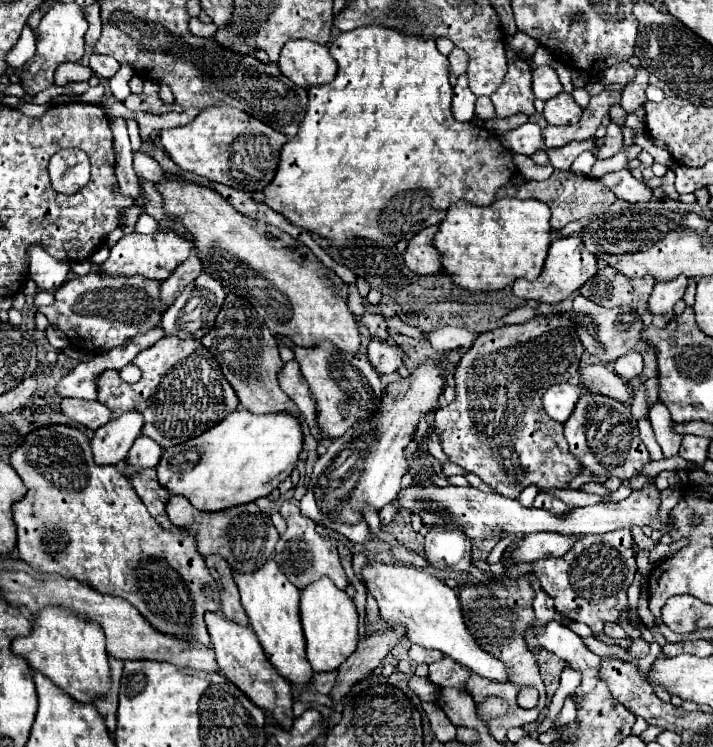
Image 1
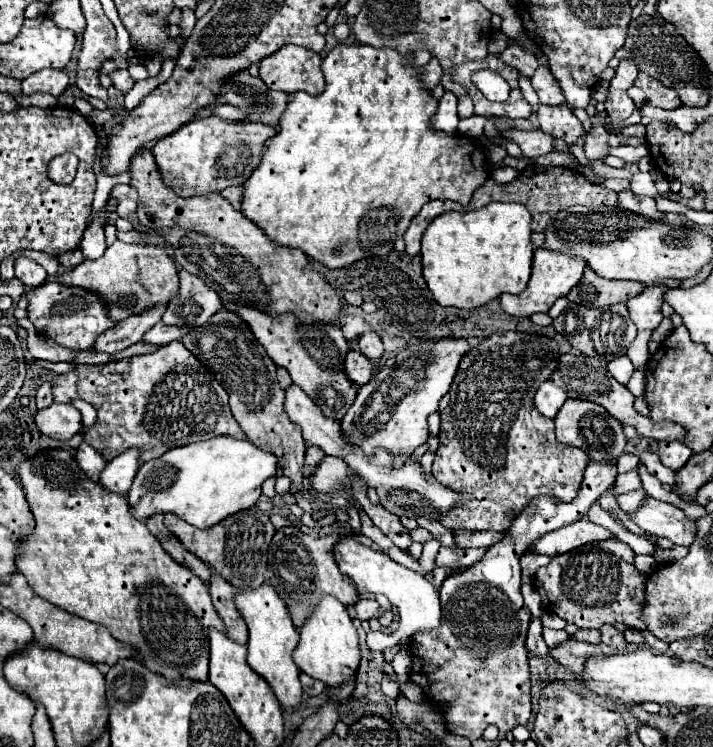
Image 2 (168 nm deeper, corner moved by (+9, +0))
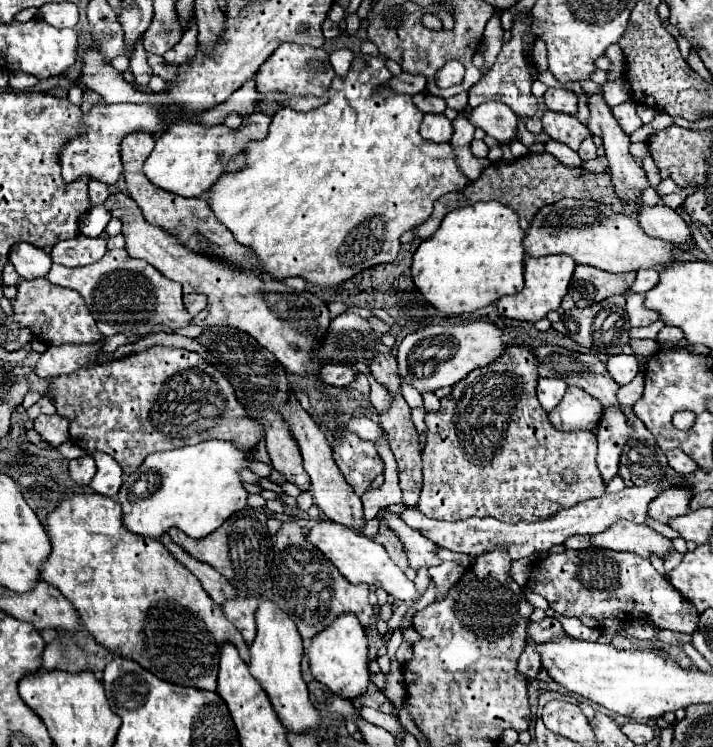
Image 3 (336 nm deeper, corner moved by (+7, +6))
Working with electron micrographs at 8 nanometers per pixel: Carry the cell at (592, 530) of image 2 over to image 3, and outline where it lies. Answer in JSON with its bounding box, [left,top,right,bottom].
[565,522,673,558]

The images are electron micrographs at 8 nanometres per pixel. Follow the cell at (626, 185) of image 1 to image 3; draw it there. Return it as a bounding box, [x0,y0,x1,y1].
[637,204,693,248]

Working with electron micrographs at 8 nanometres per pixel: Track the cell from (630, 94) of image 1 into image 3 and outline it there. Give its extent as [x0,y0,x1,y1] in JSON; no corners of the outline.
[613,102,643,134]

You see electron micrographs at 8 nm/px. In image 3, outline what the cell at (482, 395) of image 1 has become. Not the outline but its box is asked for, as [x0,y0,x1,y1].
[419,346,605,524]

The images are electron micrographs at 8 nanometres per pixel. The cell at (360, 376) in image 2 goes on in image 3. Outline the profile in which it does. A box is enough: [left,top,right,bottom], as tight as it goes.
[321,364,355,386]

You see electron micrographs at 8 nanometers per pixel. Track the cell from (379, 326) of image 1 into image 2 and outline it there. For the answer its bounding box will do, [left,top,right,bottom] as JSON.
[357,330,383,360]

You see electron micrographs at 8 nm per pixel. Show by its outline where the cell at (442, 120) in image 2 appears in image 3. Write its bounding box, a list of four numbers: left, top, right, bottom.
[421,114,453,142]

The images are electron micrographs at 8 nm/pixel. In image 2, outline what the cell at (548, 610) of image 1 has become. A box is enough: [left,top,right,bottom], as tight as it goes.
[527,618,549,654]

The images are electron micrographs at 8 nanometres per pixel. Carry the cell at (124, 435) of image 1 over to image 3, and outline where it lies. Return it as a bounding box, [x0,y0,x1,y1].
[69,456,95,486]

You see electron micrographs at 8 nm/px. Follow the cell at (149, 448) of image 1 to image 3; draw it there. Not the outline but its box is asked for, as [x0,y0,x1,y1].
[89,452,123,498]

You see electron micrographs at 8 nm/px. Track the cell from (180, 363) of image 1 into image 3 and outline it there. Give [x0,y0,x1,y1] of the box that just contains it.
[49,346,263,474]

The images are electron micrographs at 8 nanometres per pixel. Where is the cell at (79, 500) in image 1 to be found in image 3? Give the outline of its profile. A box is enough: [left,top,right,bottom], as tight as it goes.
[41,494,249,692]

